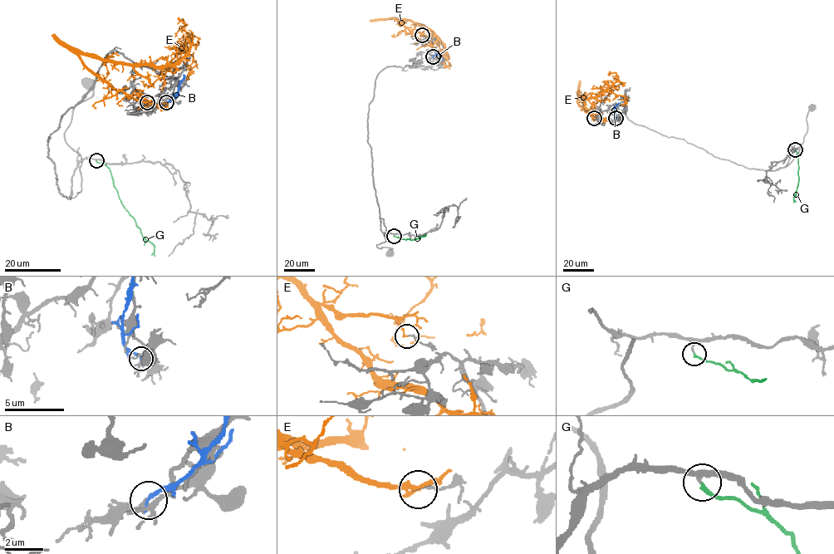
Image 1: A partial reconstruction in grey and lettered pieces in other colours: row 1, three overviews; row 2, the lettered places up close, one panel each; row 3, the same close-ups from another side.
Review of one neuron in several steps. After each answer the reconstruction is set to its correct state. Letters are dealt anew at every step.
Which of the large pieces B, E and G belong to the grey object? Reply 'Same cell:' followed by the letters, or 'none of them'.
Same cell: G

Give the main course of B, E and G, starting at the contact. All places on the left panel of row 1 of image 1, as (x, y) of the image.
B: (167, 102), (177, 93), (184, 75)
E: (147, 102), (116, 91), (79, 55), (174, 66), (188, 50), (193, 39), (179, 20), (185, 24)
G: (96, 160), (110, 169), (113, 186), (121, 203), (132, 217), (141, 235), (154, 247), (151, 255)

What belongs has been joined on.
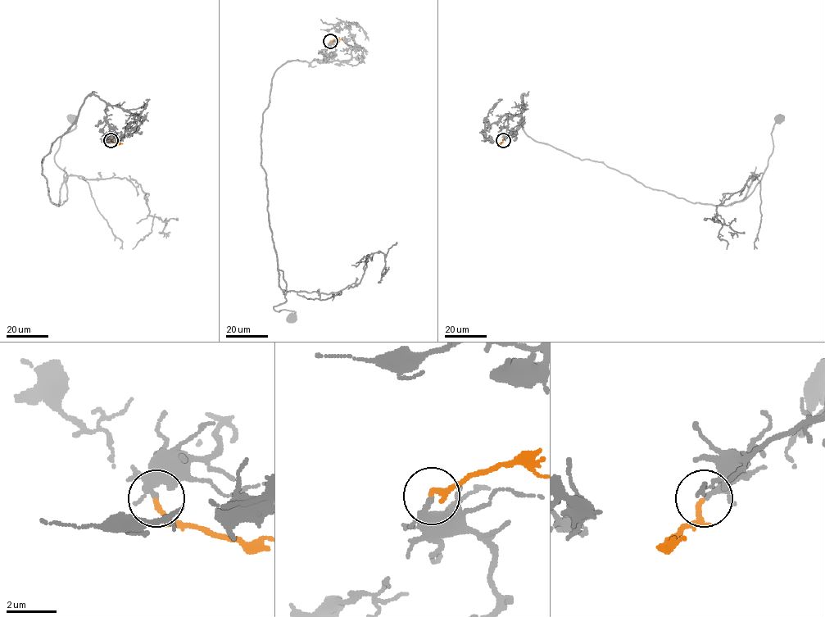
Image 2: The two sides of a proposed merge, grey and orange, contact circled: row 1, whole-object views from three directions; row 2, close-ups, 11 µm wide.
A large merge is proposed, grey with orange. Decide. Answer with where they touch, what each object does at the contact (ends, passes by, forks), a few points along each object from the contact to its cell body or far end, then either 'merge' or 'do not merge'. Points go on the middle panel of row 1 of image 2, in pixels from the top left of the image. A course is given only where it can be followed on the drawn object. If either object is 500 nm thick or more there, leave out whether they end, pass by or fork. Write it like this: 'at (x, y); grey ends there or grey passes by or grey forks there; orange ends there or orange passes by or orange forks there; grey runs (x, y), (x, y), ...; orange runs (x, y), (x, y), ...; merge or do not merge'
at (330, 41); grey passes by; orange passes by; grey runs (330, 41), (335, 51), (324, 61), (276, 70), (263, 114), (269, 221), (286, 284), (274, 309), (291, 317); orange runs (330, 41), (342, 39); merge

